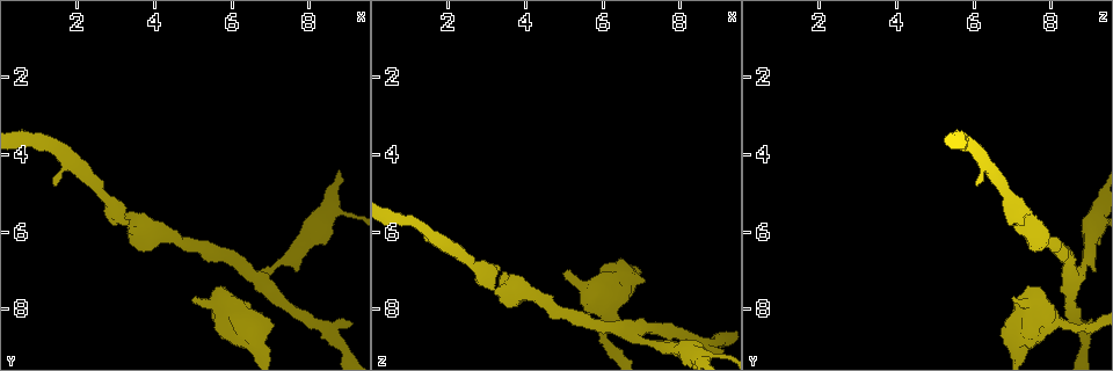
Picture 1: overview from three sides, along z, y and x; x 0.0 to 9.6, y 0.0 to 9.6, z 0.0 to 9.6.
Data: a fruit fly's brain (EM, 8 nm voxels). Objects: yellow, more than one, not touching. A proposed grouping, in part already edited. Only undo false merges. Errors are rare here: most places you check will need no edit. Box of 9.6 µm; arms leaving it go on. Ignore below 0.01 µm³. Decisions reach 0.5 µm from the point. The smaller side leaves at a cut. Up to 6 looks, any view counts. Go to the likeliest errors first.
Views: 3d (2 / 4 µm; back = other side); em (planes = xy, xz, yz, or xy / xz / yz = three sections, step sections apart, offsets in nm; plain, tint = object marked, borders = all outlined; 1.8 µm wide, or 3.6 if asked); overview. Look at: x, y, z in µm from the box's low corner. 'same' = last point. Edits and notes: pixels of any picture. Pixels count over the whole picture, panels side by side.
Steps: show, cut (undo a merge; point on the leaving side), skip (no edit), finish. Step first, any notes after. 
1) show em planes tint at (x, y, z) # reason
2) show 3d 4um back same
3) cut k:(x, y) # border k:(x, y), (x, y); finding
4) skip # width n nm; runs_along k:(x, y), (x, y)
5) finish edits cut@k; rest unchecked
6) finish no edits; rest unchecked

show 3d 4um at (6.20, 8.35, 8.05) # calibre changes

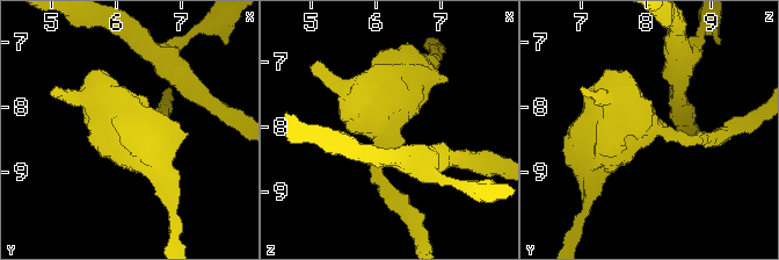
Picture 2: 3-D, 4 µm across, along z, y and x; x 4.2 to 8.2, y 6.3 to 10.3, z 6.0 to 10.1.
show em 3.6um planes tint at (6.15, 8.30, 8.10)

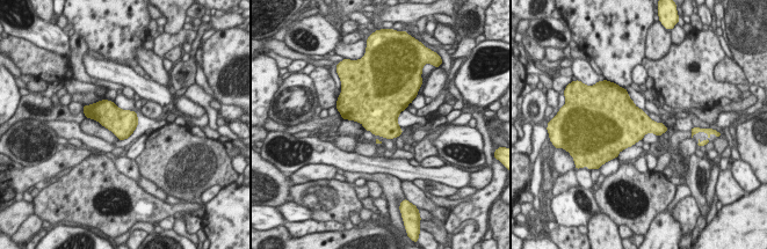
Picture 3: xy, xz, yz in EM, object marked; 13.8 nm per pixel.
skip # width 380 nm; all the same neuron

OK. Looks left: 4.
show 3d 2um at (1.90, 4.20, 6.35) # sudden change in width

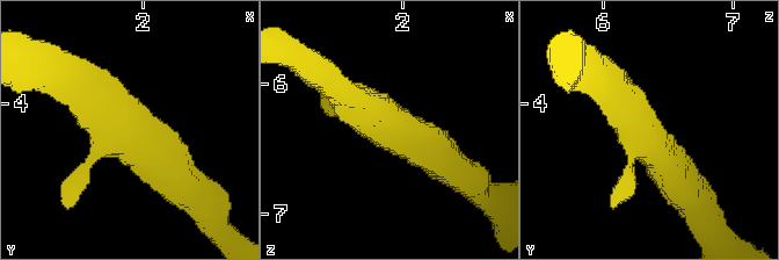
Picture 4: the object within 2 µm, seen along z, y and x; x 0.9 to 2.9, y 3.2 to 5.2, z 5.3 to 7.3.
show em 3.6um planes tint at (1.86, 4.20, 6.30)

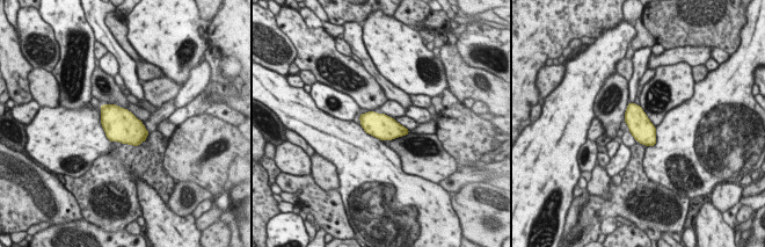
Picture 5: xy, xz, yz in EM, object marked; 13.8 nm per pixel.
skip # one neuron here

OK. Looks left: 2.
show em planes tint at (8.60, 8.60, 8.80) # branch point

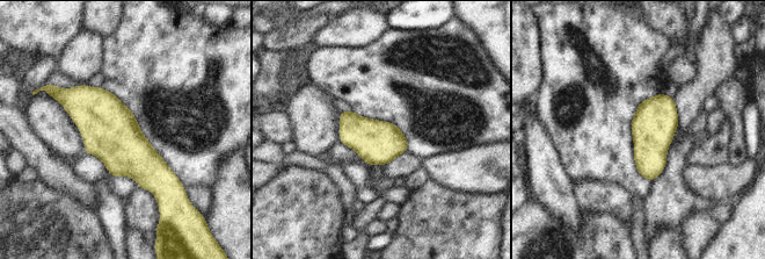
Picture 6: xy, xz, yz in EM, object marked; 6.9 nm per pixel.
skip # all the same neuron

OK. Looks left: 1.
finish no edits; rest unchecked

